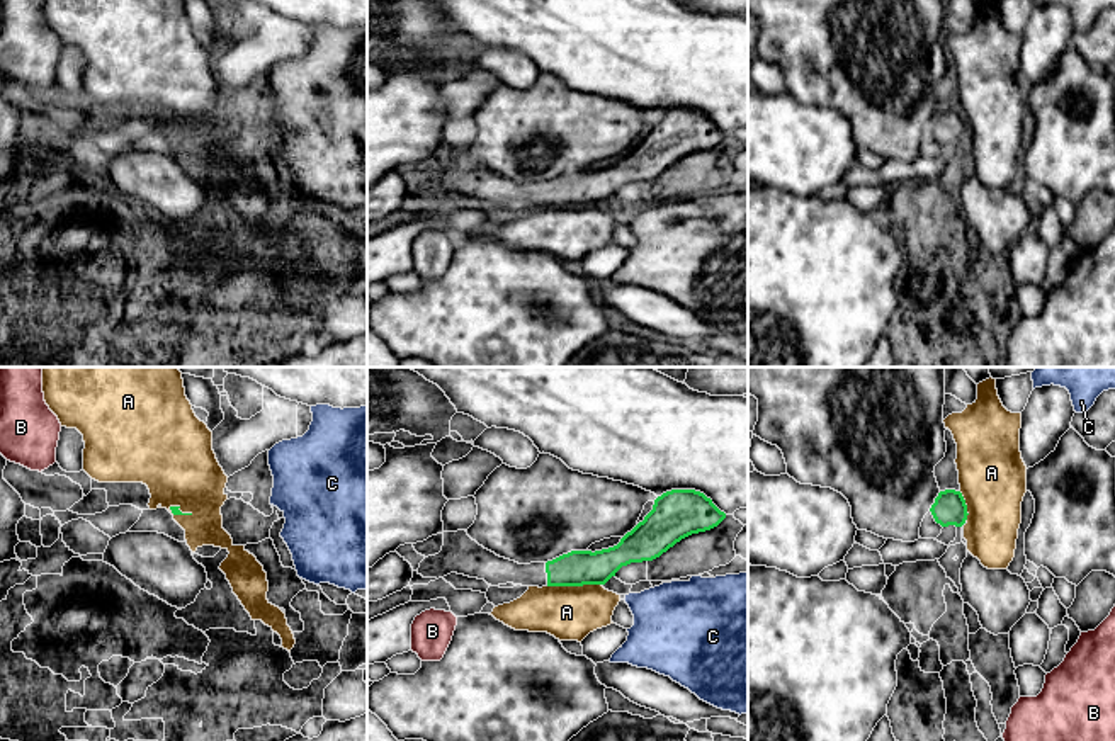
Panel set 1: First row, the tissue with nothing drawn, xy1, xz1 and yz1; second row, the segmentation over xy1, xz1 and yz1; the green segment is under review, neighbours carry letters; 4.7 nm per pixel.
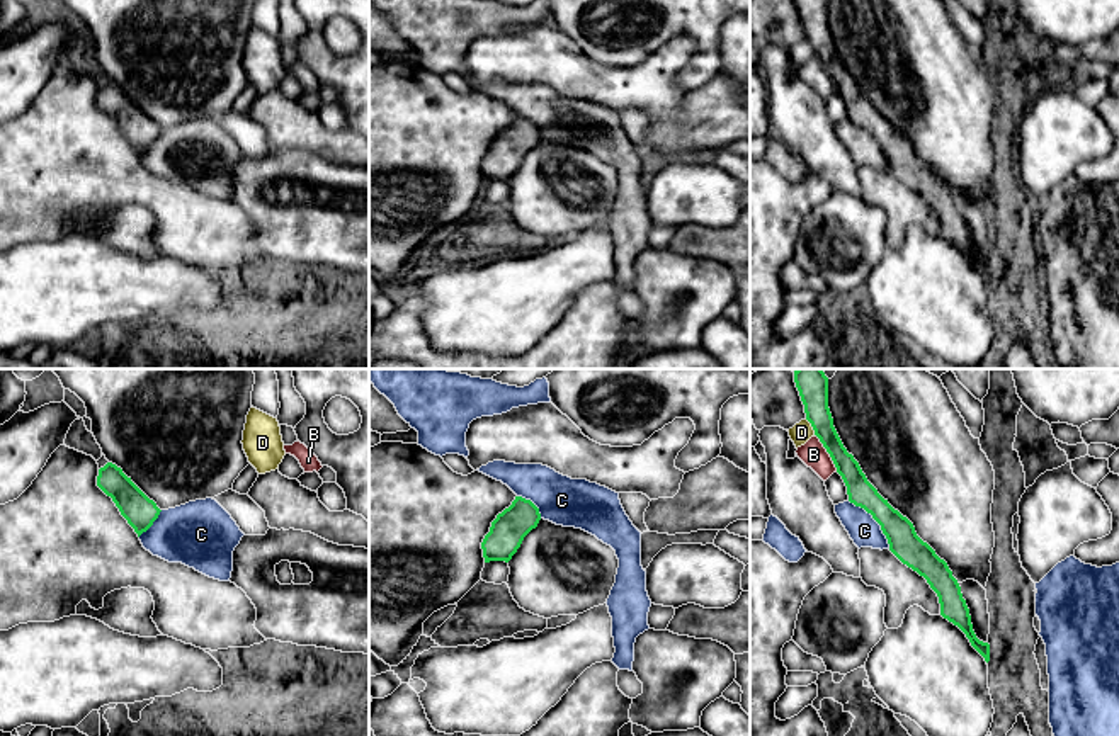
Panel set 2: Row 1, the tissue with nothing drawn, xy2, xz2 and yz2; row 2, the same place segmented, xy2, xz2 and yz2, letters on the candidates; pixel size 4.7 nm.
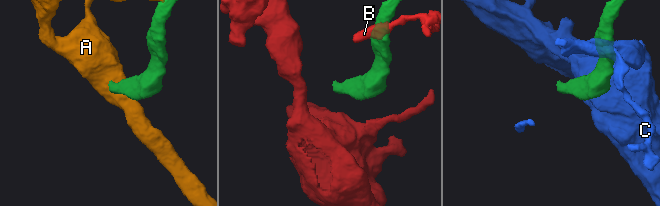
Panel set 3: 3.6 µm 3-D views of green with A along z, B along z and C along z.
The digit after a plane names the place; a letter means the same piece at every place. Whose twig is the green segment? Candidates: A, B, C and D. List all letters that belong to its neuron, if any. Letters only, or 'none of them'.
none of them

